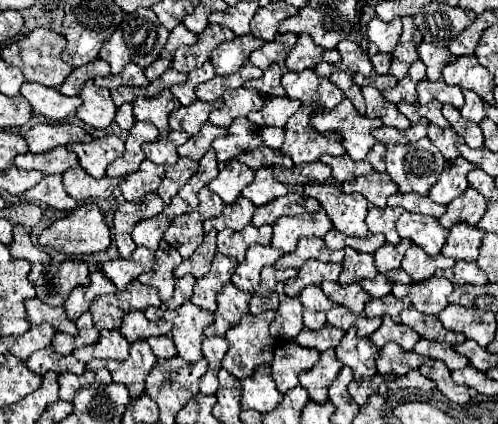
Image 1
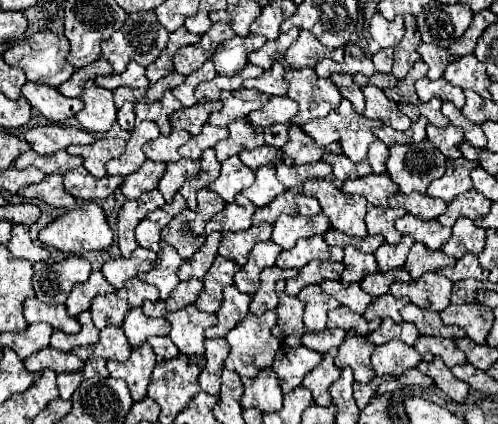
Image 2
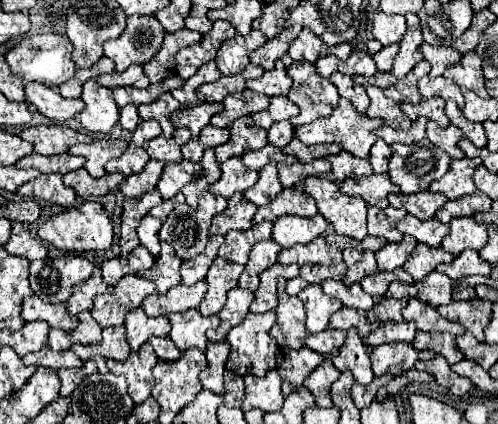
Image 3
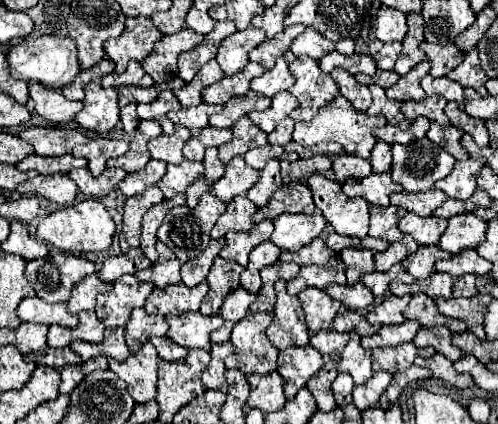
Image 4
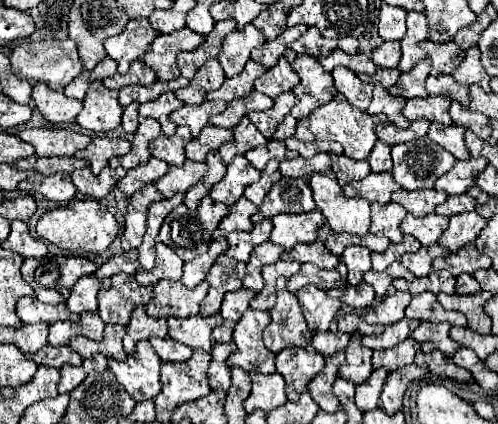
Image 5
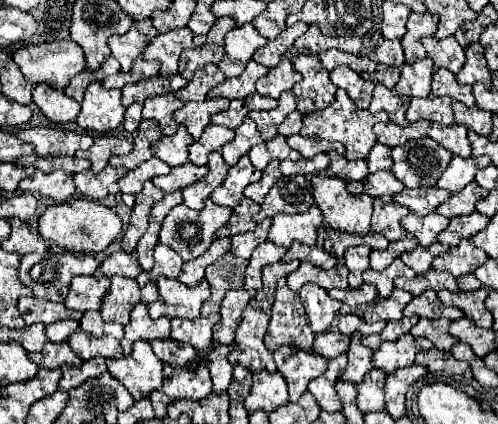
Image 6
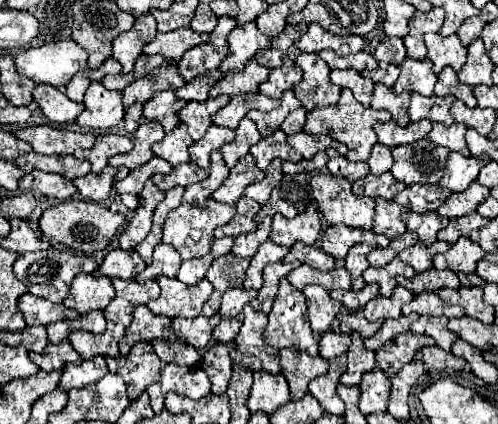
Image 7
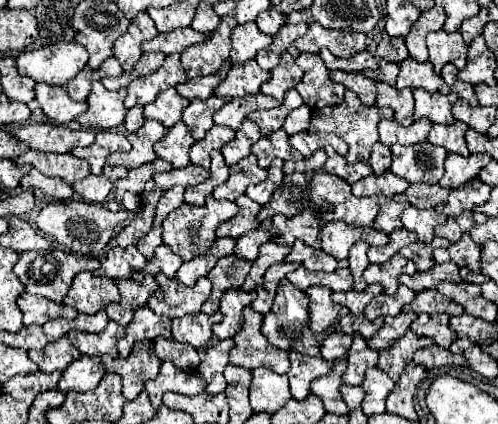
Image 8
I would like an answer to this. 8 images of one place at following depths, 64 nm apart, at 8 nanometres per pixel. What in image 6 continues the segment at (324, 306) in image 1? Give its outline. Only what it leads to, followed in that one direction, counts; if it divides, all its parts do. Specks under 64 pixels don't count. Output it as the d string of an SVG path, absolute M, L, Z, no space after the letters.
M316 284L302 286L300 298L306 308L306 316L308 316L308 322L310 322L310 328L314 334L328 330L334 316L338 314L338 310L342 306L338 300L330 298L324 288L320 288Z

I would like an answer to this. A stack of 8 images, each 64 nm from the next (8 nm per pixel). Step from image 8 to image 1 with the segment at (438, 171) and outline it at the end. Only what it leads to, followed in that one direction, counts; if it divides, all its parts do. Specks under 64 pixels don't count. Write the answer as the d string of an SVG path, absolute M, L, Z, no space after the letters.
M422 138L414 144L388 146L386 166L386 172L398 184L400 194L416 192L426 196L444 170L444 156L428 138Z

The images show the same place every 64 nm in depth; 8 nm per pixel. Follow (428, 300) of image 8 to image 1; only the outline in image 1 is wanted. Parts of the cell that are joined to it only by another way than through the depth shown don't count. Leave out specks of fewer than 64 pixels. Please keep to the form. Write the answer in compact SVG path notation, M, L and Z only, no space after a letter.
M406 308L404 312L400 312L400 318L402 318L402 324L408 324L412 330L416 330L422 338L430 338L430 340L444 340L444 342L450 342L450 344L458 344L458 342L464 342L466 338L460 336L460 332L448 332L438 316L428 316L428 314L422 314L418 312L416 308Z

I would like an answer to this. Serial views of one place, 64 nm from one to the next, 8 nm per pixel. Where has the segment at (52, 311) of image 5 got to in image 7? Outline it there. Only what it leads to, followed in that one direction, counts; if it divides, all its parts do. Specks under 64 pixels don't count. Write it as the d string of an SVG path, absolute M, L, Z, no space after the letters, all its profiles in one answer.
M34 294L20 296L18 308L24 314L24 320L28 326L32 326L32 324L44 324L46 326L50 322L72 320L72 318L80 316L76 310L70 310L64 304L54 304L46 298L38 298Z

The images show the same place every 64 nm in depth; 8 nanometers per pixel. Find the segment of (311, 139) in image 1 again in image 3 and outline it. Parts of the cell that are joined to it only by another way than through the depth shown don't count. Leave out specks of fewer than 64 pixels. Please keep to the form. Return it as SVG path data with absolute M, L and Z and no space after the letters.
M292 140L288 146L282 148L284 154L294 154L300 162L310 162L314 158L324 158L328 154L338 154L342 148L338 144L320 144L320 146L304 146L298 140Z

